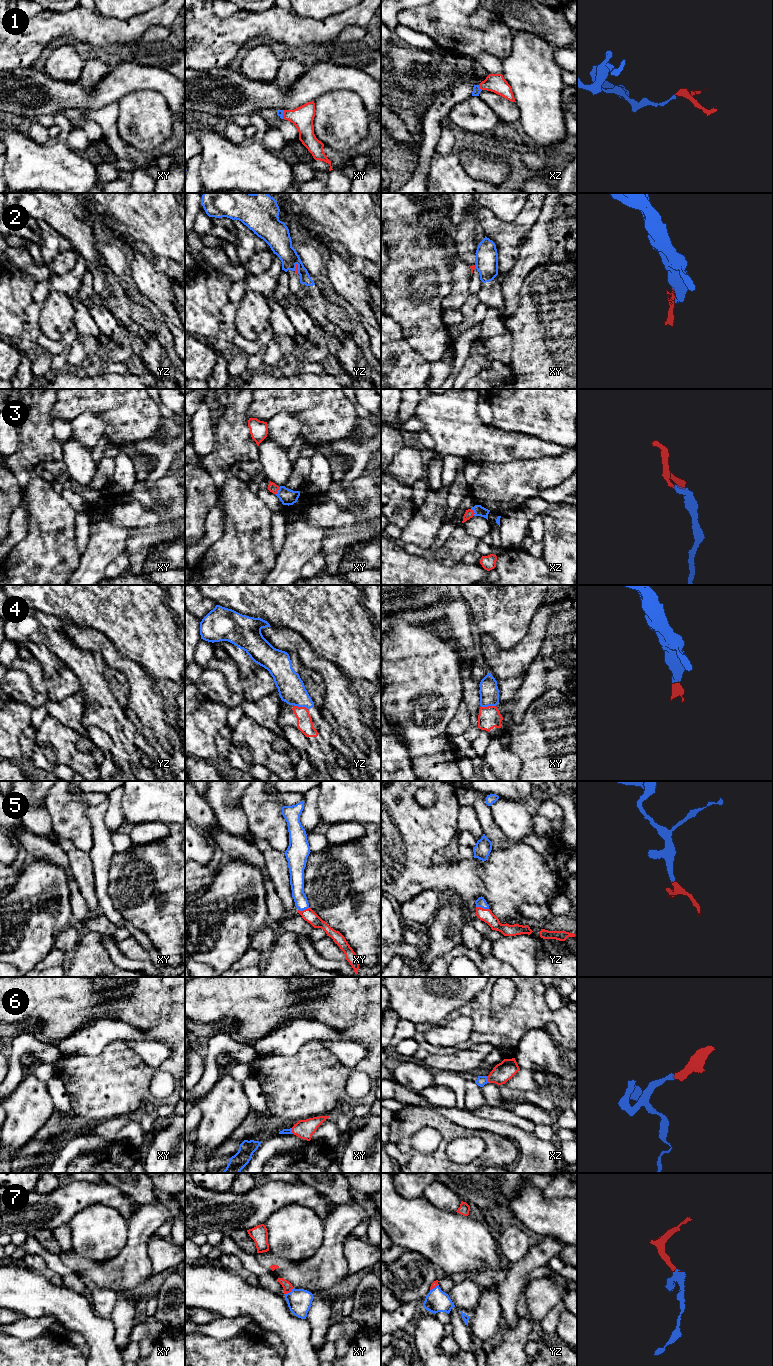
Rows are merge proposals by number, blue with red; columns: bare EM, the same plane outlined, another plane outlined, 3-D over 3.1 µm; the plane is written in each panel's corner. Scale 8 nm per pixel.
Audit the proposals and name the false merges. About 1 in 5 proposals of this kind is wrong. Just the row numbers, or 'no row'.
2

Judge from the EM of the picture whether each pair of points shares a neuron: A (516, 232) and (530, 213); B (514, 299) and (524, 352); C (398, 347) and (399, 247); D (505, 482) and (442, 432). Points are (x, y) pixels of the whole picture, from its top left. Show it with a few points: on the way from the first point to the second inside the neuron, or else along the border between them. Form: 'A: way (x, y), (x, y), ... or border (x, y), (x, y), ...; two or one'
A: way (520, 227), (527, 218); one
B: border (520, 296), (520, 304), (504, 322); two
C: border (391, 317), (400, 326), (402, 335), (409, 345); two
D: border (483, 461), (507, 462); two

